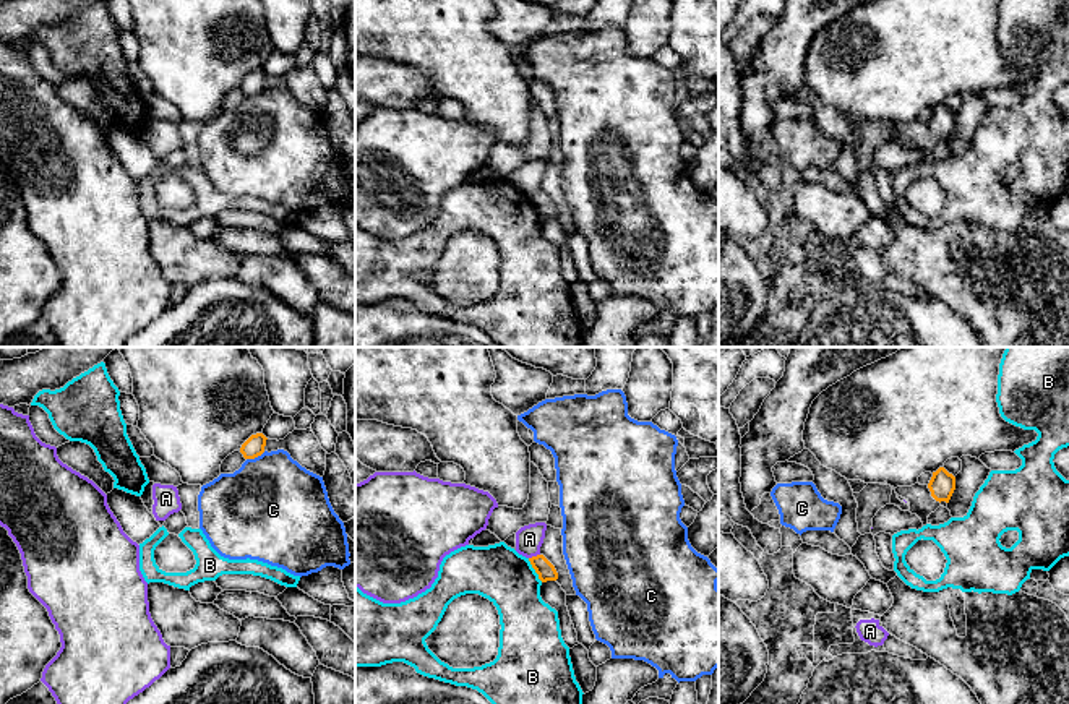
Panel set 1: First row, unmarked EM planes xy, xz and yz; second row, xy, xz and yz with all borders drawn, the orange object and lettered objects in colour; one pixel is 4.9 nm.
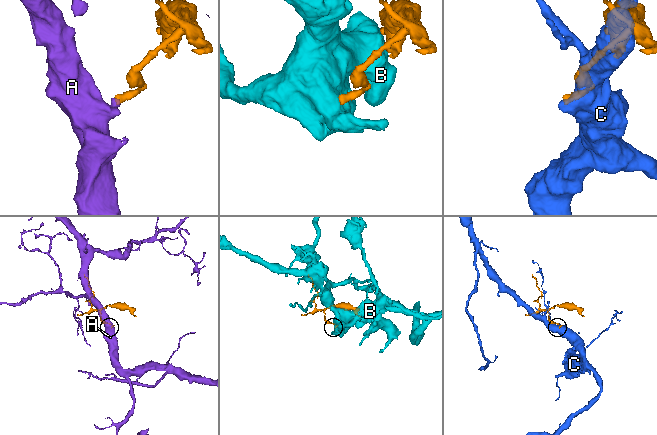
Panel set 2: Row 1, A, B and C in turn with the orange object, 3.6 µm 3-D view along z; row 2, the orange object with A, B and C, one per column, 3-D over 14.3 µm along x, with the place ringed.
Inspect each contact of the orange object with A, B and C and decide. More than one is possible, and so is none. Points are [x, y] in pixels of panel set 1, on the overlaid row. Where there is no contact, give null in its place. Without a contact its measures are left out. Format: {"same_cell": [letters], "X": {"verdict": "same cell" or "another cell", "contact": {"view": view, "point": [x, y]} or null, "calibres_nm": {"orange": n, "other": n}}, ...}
{"same_cell": [], "A": {"verdict": "another cell", "contact": {"view": "xz", "point": [534, 557]}, "calibres_nm": {"orange": 90, "other": 140}}, "B": {"verdict": "another cell", "contact": {"view": "xz", "point": [534, 568]}, "calibres_nm": {"orange": 90, "other": 280}}, "C": {"verdict": "another cell", "contact": {"view": "xy", "point": [255, 456]}, "calibres_nm": {"orange": 100, "other": 480}}}

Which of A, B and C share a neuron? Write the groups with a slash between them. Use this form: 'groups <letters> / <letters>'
groups A / B / C

